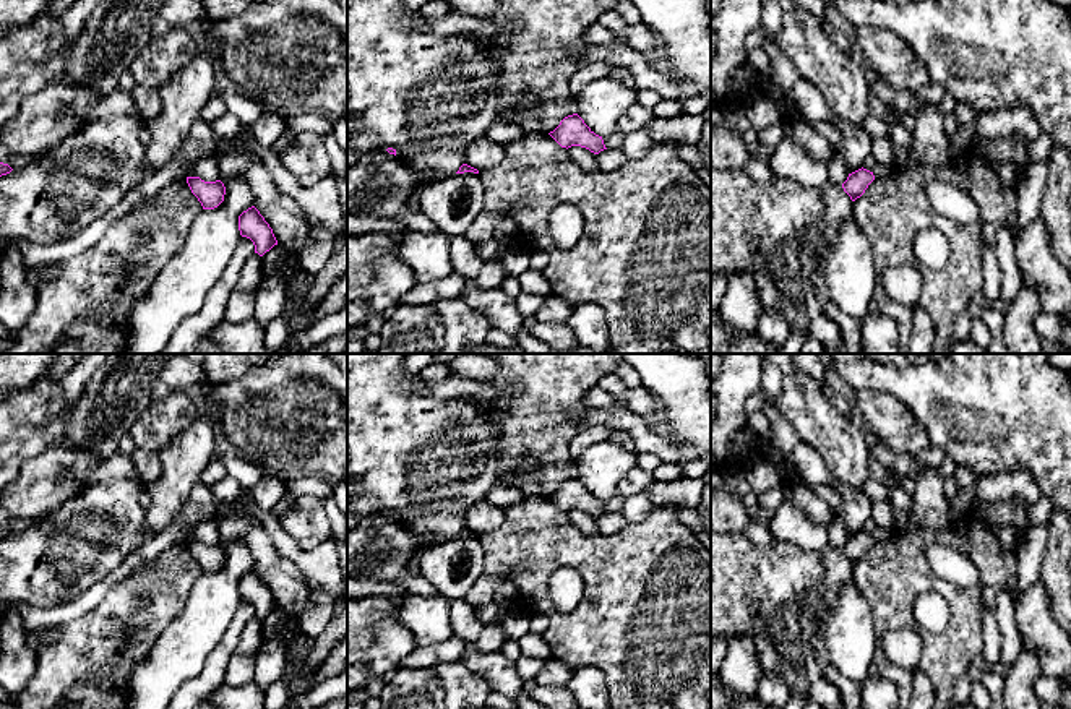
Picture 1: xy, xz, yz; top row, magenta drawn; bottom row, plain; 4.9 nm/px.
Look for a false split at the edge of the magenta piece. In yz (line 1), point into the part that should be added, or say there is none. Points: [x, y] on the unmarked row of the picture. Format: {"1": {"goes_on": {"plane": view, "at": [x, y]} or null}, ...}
{"1": {"goes_on": null}}

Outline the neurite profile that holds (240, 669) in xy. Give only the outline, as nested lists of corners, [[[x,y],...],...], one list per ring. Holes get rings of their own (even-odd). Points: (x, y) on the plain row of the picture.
[[[253,617],[245,625],[239,646],[229,659],[226,685],[240,686],[255,680],[255,660],[263,639],[263,623],[258,617]]]

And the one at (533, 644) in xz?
[[[527,631],[523,638],[518,639],[518,642],[523,654],[527,657],[537,657],[542,660],[552,659],[552,651],[542,634]]]

